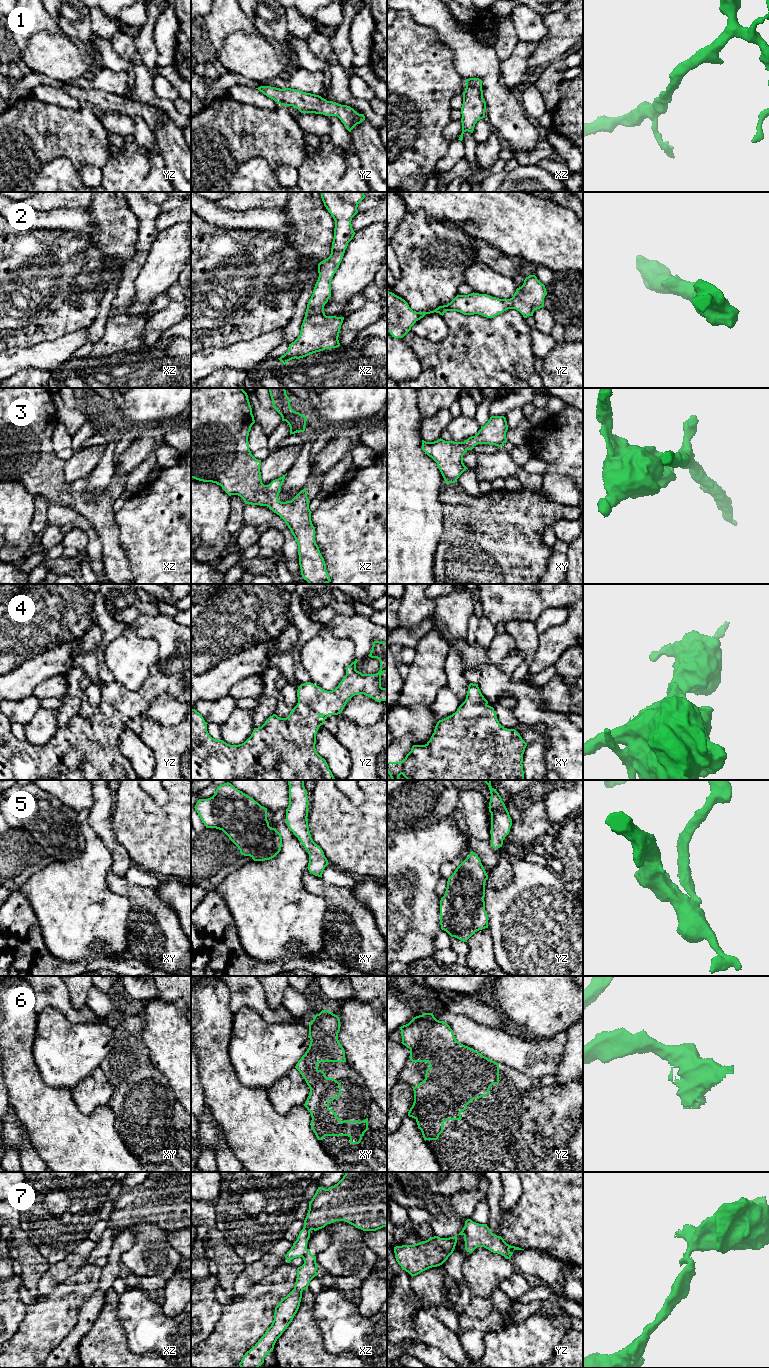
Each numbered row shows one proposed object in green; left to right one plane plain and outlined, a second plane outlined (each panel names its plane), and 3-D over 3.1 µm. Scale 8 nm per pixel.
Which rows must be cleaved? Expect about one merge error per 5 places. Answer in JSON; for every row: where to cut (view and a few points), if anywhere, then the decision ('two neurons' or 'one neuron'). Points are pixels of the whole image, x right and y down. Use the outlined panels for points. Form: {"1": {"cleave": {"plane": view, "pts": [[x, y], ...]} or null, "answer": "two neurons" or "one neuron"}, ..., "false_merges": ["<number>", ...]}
{"1": {"cleave": null, "answer": "one neuron"}, "2": {"cleave": null, "answer": "one neuron"}, "3": {"cleave": null, "answer": "one neuron"}, "4": {"cleave": null, "answer": "one neuron"}, "5": {"cleave": null, "answer": "one neuron"}, "6": {"cleave": null, "answer": "one neuron"}, "7": {"cleave": {"plane": "xz", "pts": [[307, 1249], [302, 1257]]}, "answer": "two neurons"}, "false_merges": ["7"]}

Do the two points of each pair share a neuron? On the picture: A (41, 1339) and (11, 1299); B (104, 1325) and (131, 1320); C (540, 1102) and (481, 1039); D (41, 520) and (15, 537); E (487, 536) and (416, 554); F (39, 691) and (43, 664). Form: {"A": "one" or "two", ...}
{"A": "two", "B": "two", "C": "two", "D": "two", "E": "two", "F": "two"}

